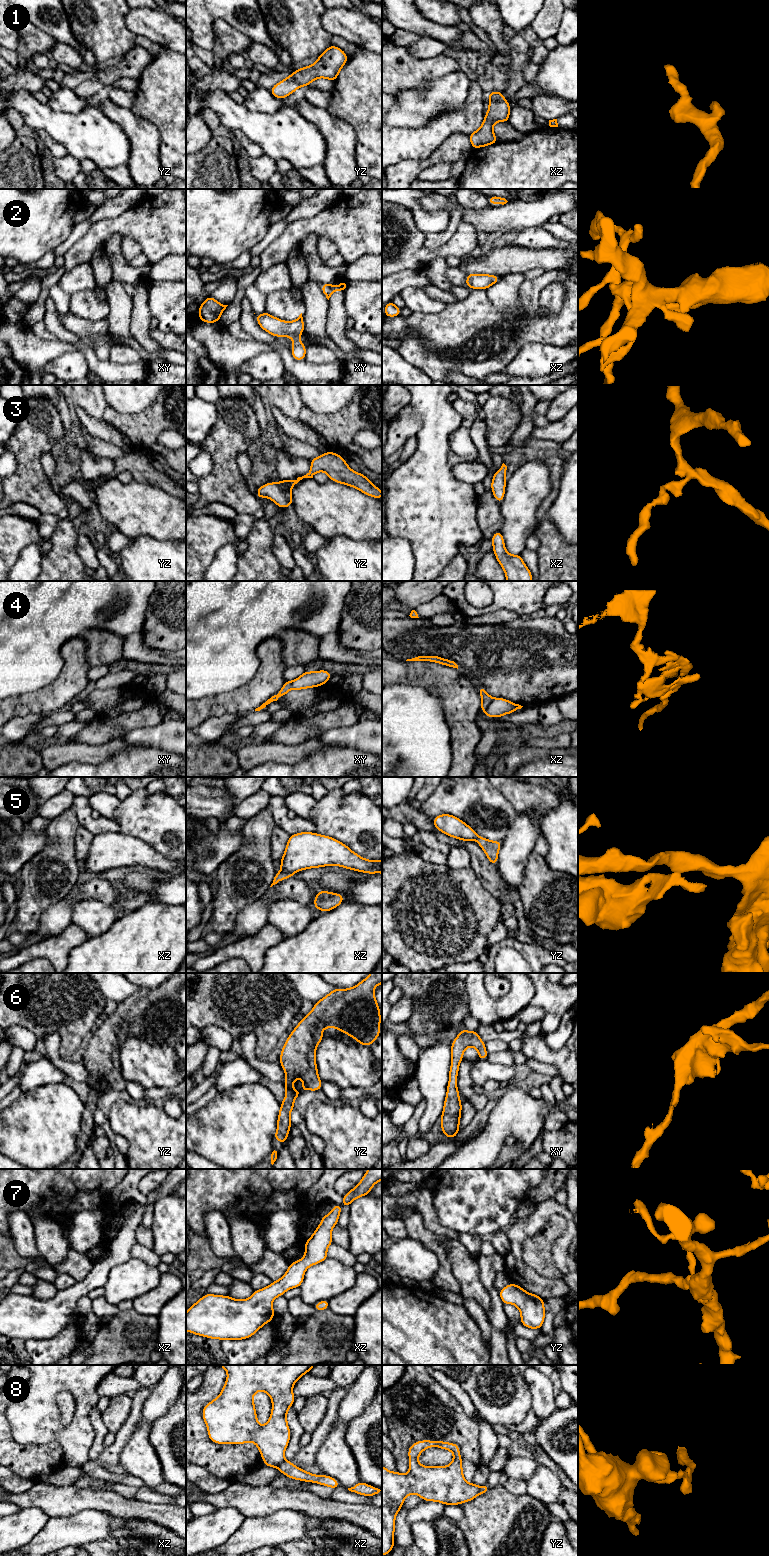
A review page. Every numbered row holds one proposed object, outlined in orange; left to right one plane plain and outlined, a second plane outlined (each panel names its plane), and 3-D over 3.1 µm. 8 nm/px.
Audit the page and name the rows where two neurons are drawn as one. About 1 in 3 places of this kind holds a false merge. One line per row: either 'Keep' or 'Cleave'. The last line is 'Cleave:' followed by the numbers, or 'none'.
1: Keep
2: Keep
3: Keep
4: Cleave
5: Cleave
6: Keep
7: Keep
8: Cleave
Cleave: 4, 5, 8

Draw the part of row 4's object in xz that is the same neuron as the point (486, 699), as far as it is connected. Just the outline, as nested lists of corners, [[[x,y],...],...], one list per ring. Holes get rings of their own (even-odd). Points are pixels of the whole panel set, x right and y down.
[[[478,687],[478,692],[481,696],[482,703],[480,706],[480,711],[484,711],[487,709],[487,707],[490,705],[490,702],[494,699],[490,695],[487,694],[487,691],[483,687]]]

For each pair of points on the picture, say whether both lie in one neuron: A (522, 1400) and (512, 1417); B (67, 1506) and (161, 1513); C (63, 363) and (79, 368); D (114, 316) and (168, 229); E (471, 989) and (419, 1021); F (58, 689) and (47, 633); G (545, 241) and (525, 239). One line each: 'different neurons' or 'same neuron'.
A: same neuron
B: same neuron
C: same neuron
D: different neurons
E: different neurons
F: different neurons
G: same neuron

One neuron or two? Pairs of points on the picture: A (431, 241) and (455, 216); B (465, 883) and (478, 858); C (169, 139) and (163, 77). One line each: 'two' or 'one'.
A: one
B: two
C: one

